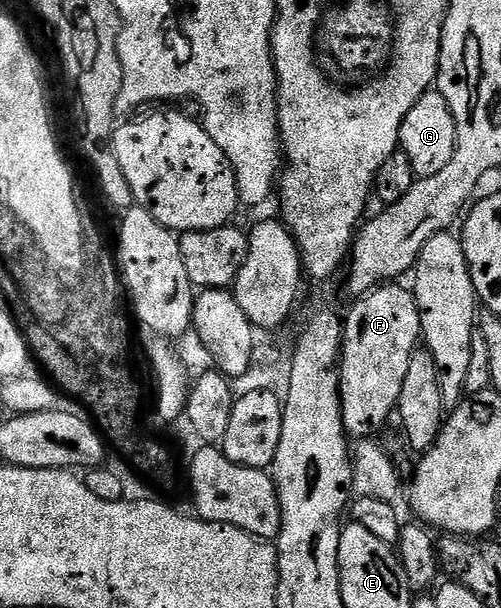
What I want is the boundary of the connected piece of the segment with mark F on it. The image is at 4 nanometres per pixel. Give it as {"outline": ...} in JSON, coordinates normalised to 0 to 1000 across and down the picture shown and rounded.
{"outline":[[[762,467],[715,488],[713,497],[685,523],[685,554],[681,559],[681,676],[691,715],[713,724],[729,724],[774,691],[786,686],[792,661],[804,643],[822,589],[842,561],[840,508],[832,503],[830,487],[822,475],[792,470],[800,467]]]}

